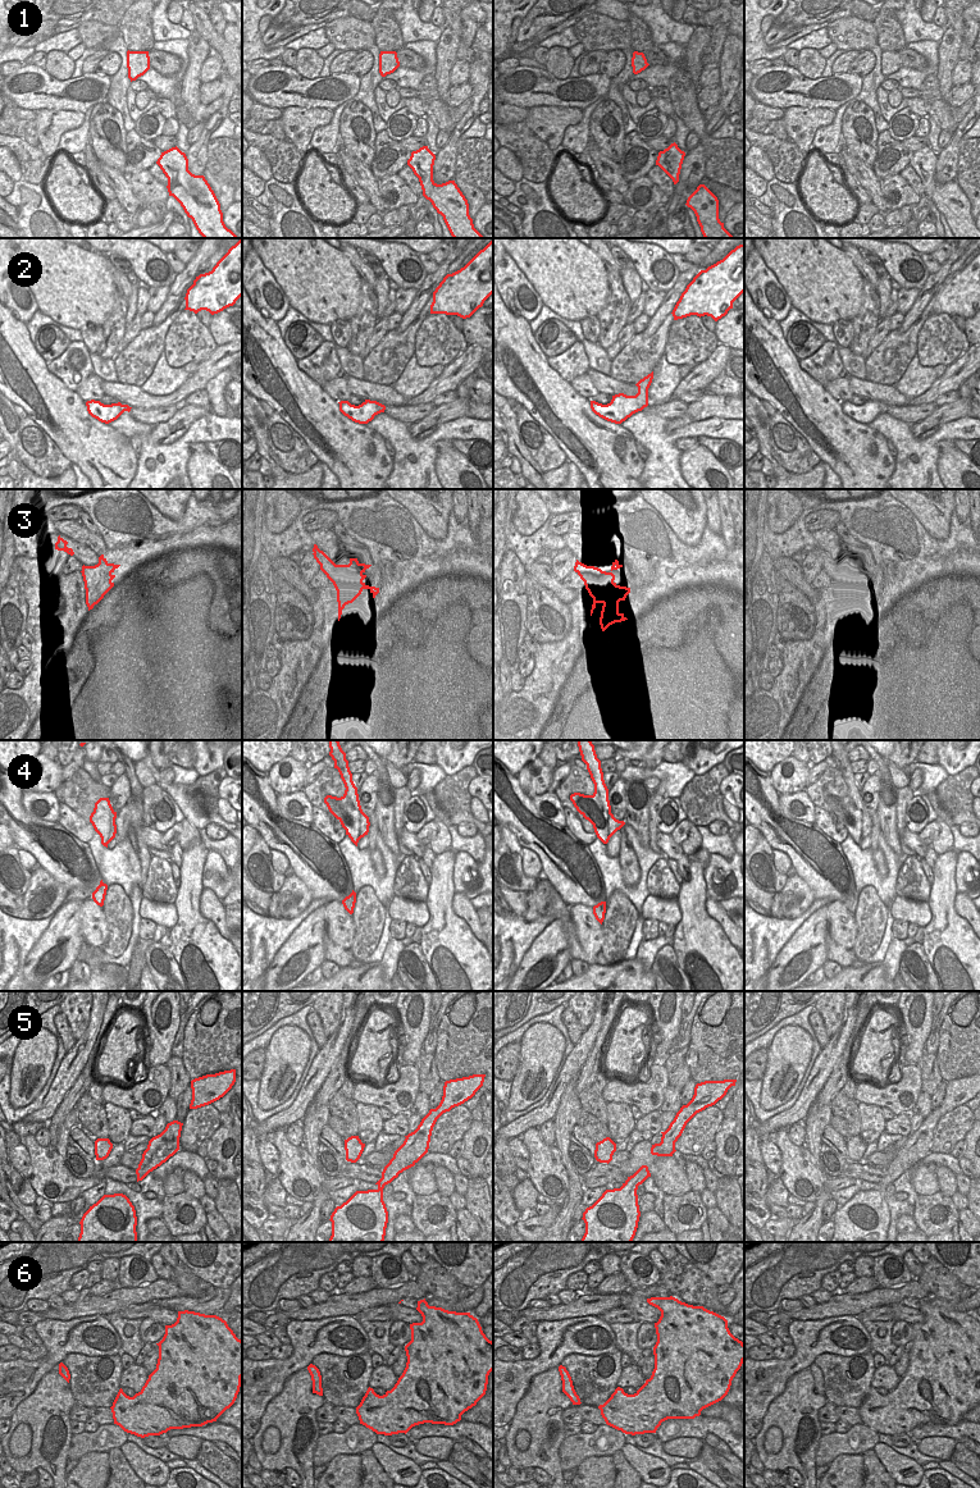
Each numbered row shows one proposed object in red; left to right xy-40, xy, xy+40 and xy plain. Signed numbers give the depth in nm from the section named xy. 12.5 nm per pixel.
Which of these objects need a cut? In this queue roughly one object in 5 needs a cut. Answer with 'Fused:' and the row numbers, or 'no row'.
Fused: no row

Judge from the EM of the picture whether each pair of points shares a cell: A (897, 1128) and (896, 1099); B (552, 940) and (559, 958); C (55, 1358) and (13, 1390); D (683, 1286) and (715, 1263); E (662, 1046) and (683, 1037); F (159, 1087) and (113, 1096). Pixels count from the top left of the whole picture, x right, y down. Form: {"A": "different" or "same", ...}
{"A": "different", "B": "same", "C": "same", "D": "different", "E": "different", "F": "same"}

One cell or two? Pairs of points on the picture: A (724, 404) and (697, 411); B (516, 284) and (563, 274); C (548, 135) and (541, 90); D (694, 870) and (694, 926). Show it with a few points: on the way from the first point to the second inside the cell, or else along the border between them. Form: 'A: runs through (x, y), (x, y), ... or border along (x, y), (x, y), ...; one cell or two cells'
A: runs through (718, 406), (703, 409); one cell
B: border along (511, 258), (543, 304); two cells
C: border along (574, 106), (530, 106), (528, 109); two cells
D: runs through (694, 884), (694, 912); one cell

